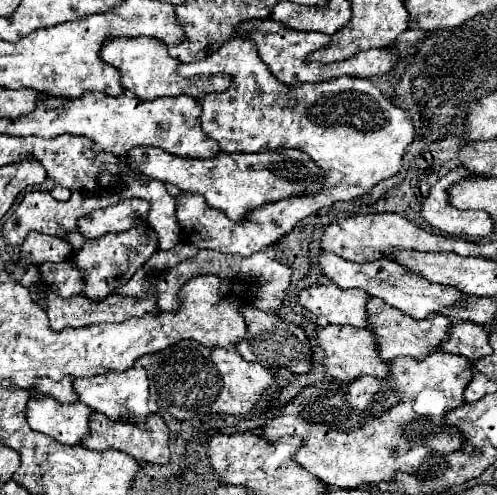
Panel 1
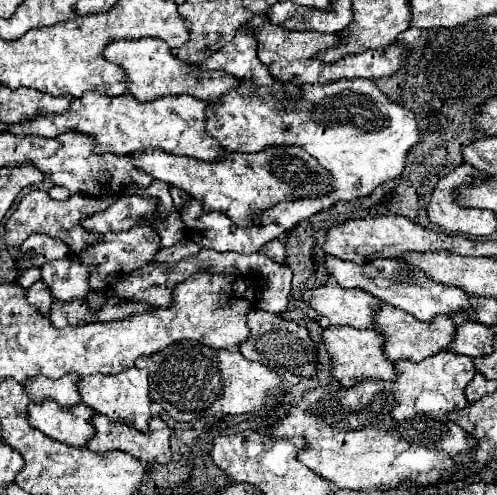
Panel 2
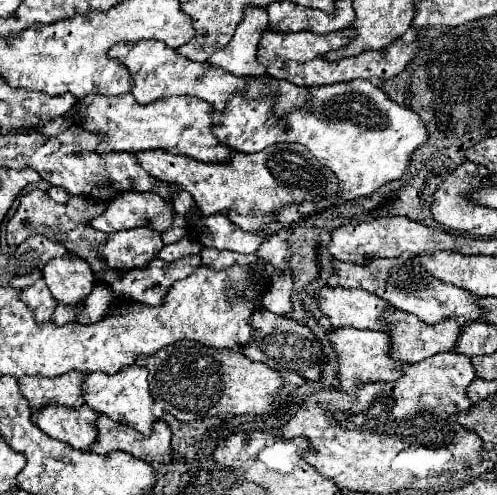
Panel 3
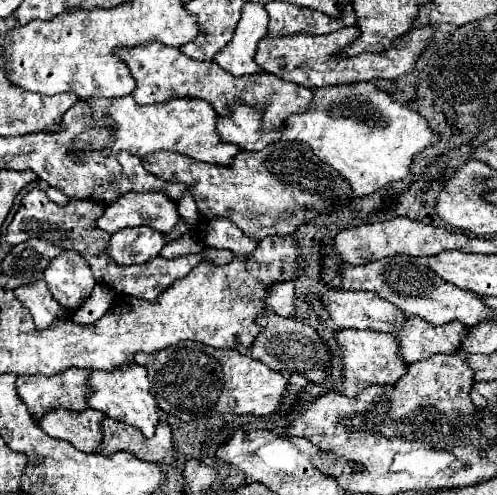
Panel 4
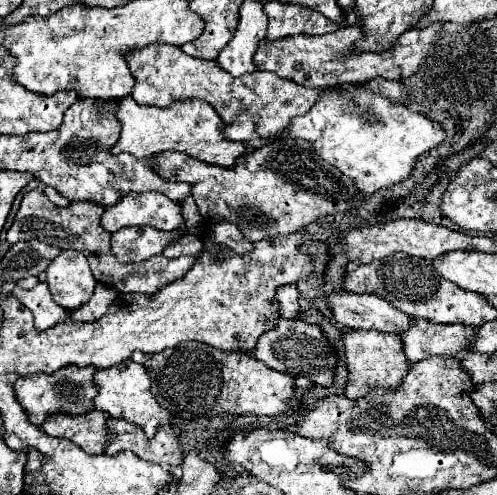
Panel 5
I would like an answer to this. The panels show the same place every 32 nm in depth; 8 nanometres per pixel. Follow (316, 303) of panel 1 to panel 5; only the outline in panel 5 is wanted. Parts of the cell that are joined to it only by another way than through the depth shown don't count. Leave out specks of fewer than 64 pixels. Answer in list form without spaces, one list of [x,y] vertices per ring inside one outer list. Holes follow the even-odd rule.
[[[342,290],[328,296],[328,306],[338,328],[346,326],[354,330],[364,328],[400,334],[412,324],[410,316],[376,294],[356,294]]]

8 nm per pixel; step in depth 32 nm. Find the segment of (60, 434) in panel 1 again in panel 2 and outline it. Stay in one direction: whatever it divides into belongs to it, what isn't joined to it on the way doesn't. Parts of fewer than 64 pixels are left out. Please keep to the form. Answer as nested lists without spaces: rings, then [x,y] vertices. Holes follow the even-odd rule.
[[[44,400],[30,402],[28,406],[30,426],[68,446],[86,446],[92,438],[92,416],[92,408],[82,402],[76,406],[60,406],[54,400]]]

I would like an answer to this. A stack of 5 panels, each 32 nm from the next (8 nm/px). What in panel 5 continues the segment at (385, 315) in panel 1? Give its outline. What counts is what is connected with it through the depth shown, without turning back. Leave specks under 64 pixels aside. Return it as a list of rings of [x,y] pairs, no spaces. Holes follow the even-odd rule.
[[[416,318],[412,328],[402,332],[402,344],[406,358],[414,364],[428,356],[458,356],[468,348],[476,328],[464,324],[432,324]]]

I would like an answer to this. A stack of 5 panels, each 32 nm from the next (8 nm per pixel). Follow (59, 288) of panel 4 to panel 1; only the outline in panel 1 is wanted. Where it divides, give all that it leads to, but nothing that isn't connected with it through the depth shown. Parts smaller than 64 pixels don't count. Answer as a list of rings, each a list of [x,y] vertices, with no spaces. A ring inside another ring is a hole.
[[[68,260],[62,262],[48,262],[40,266],[40,274],[46,282],[54,284],[62,298],[70,298],[74,294],[82,294],[82,270],[74,268]]]

